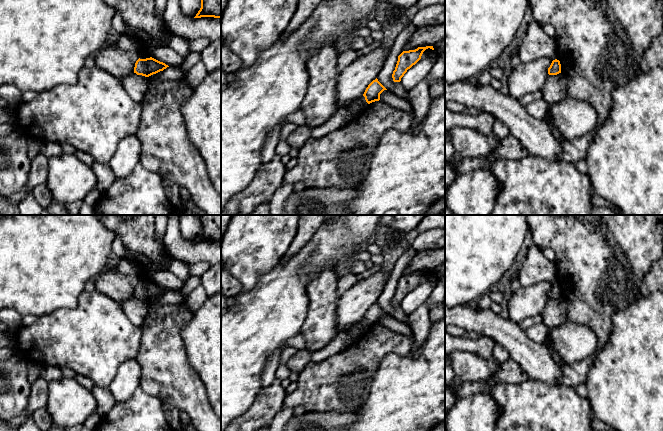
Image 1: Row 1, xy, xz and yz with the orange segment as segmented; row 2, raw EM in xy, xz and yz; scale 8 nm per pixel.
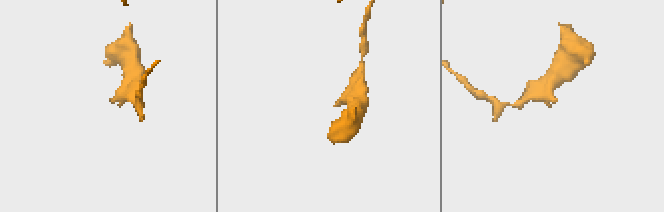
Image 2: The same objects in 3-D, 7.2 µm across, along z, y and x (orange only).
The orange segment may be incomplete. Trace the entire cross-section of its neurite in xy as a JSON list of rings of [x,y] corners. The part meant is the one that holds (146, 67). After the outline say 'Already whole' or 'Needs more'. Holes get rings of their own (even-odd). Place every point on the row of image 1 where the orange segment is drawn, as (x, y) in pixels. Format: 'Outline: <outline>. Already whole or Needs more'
Outline: [[[152,57],[146,59],[139,58],[135,63],[134,73],[137,75],[149,77],[153,74],[163,71],[167,67],[169,66]]]. Already whole

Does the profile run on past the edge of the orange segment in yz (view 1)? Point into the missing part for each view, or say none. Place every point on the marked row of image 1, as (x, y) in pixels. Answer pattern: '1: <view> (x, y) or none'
1: none

